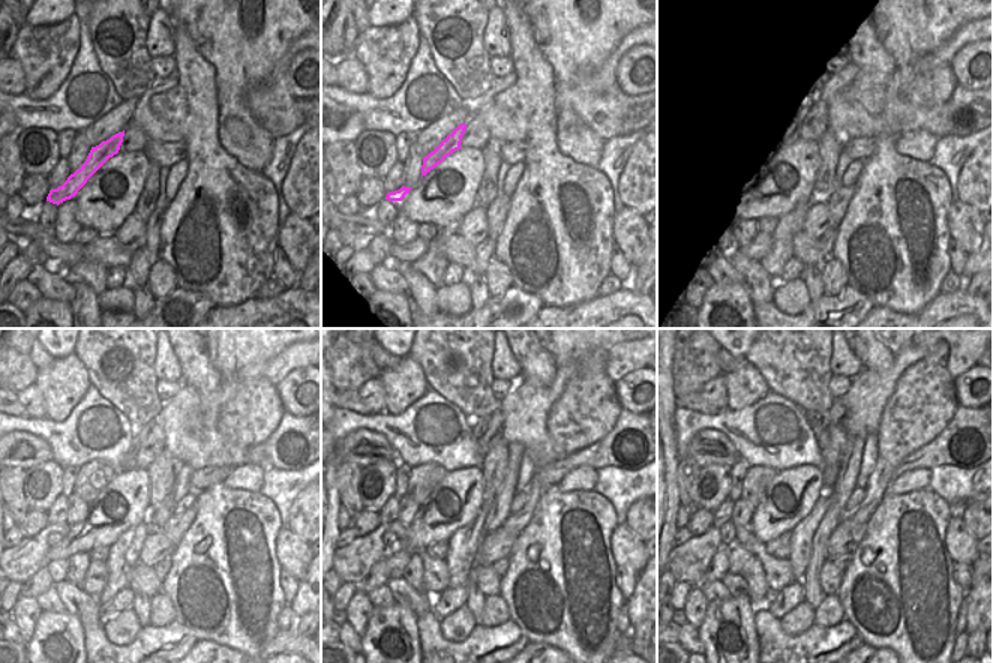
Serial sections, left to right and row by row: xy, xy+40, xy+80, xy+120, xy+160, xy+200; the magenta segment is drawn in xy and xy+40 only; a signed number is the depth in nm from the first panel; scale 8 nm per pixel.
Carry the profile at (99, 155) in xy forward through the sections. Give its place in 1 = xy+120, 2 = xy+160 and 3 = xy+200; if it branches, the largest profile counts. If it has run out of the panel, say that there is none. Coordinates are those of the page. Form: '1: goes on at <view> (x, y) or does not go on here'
1: goes on at xy+120 (141, 431)
2: goes on at xy+160 (479, 425)
3: goes on at xy+200 (819, 420)

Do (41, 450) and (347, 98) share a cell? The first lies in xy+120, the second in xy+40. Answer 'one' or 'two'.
two

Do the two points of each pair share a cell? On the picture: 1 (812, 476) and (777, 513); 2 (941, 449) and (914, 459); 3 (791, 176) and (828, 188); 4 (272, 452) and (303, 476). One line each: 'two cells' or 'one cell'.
1: one cell
2: one cell
3: two cells
4: two cells

